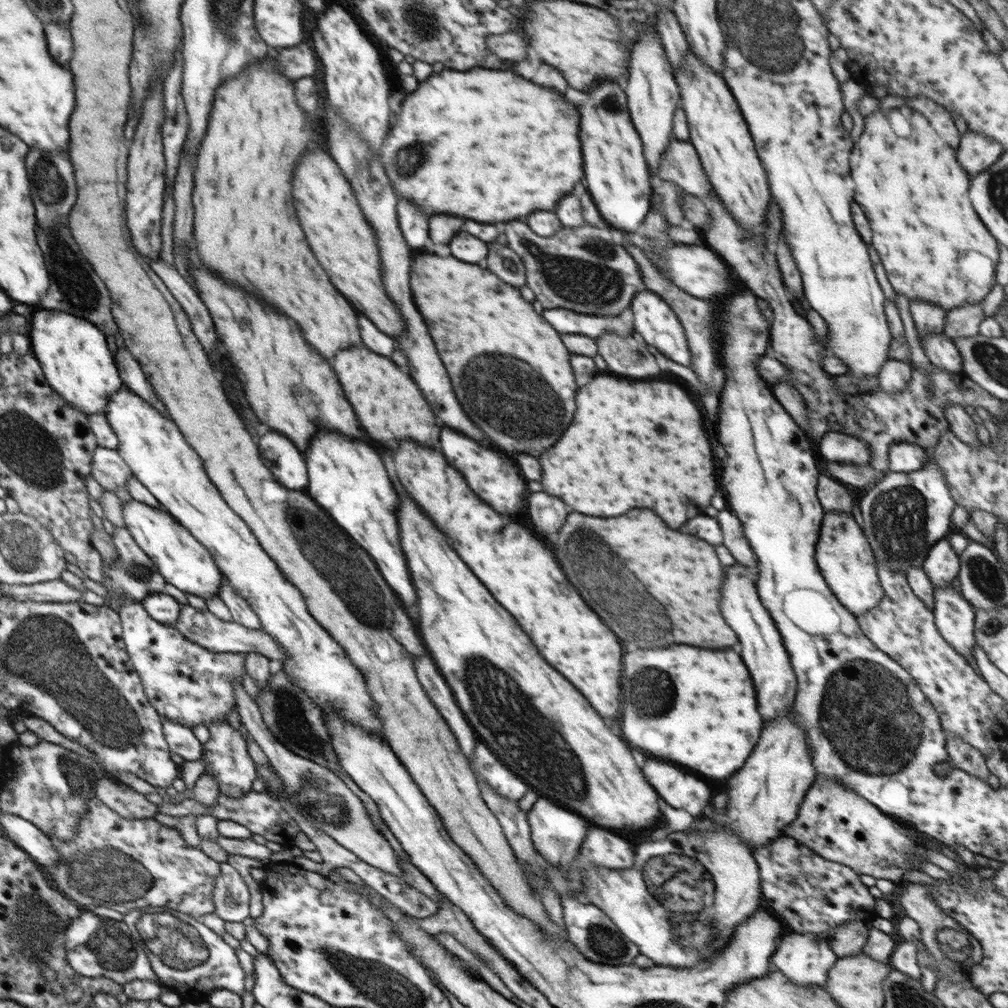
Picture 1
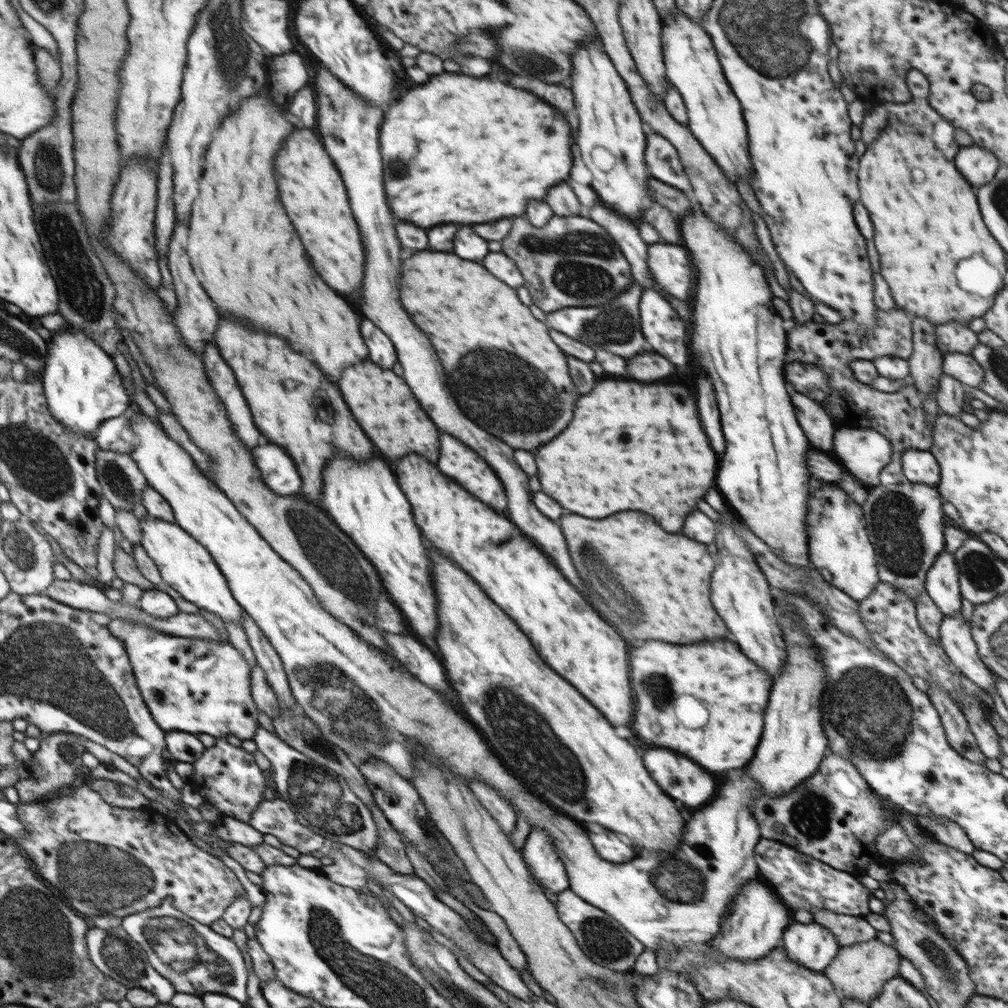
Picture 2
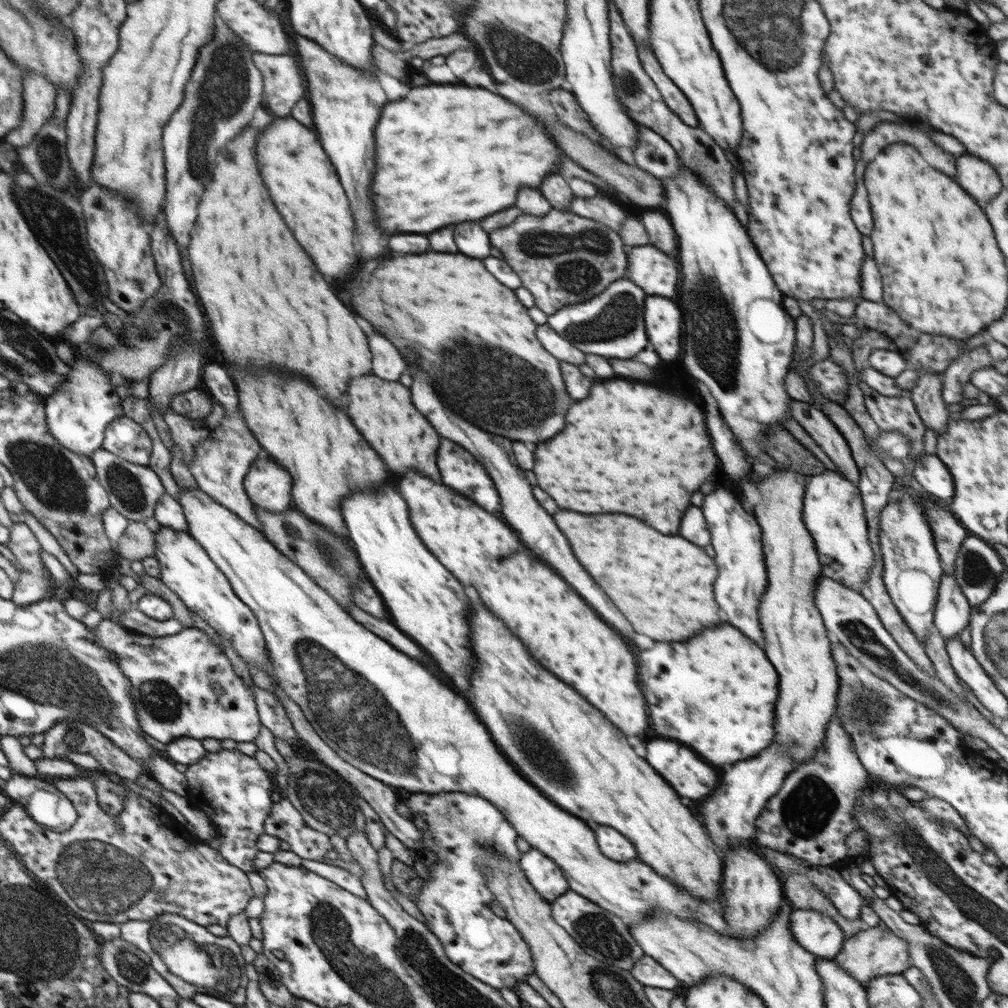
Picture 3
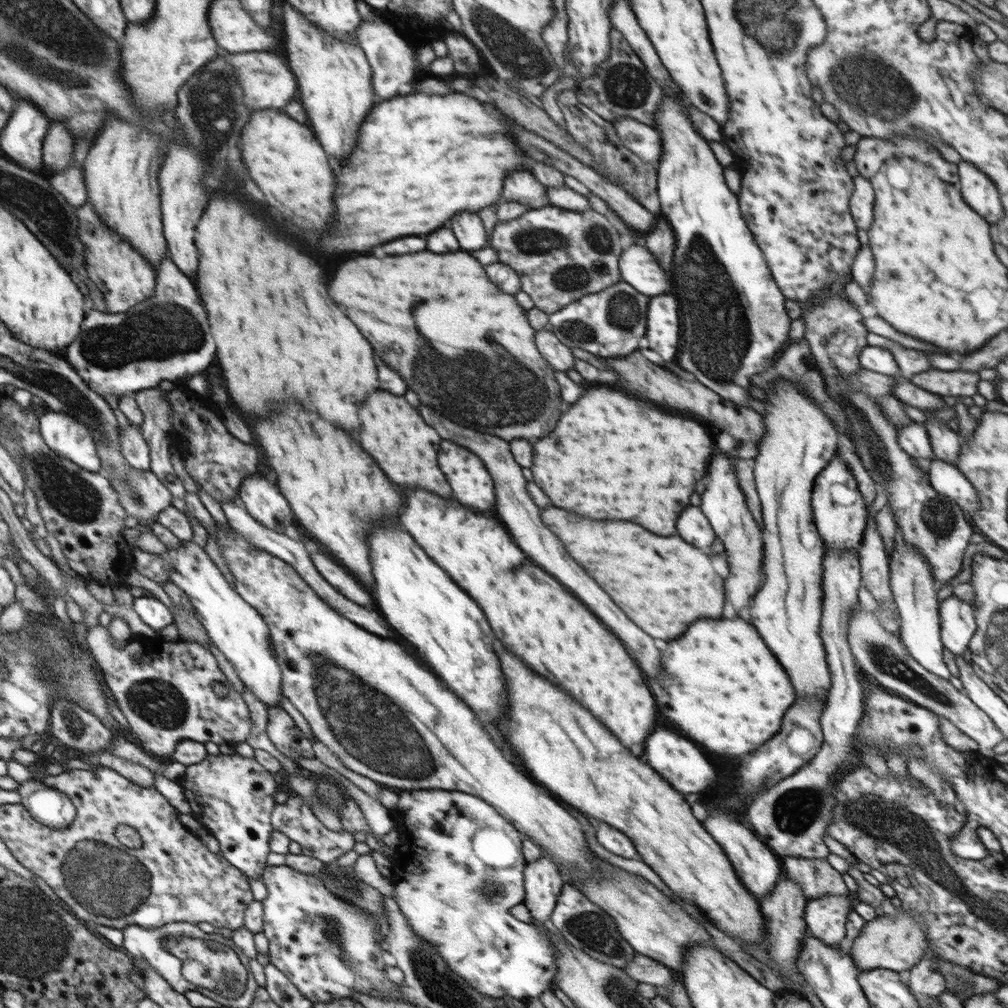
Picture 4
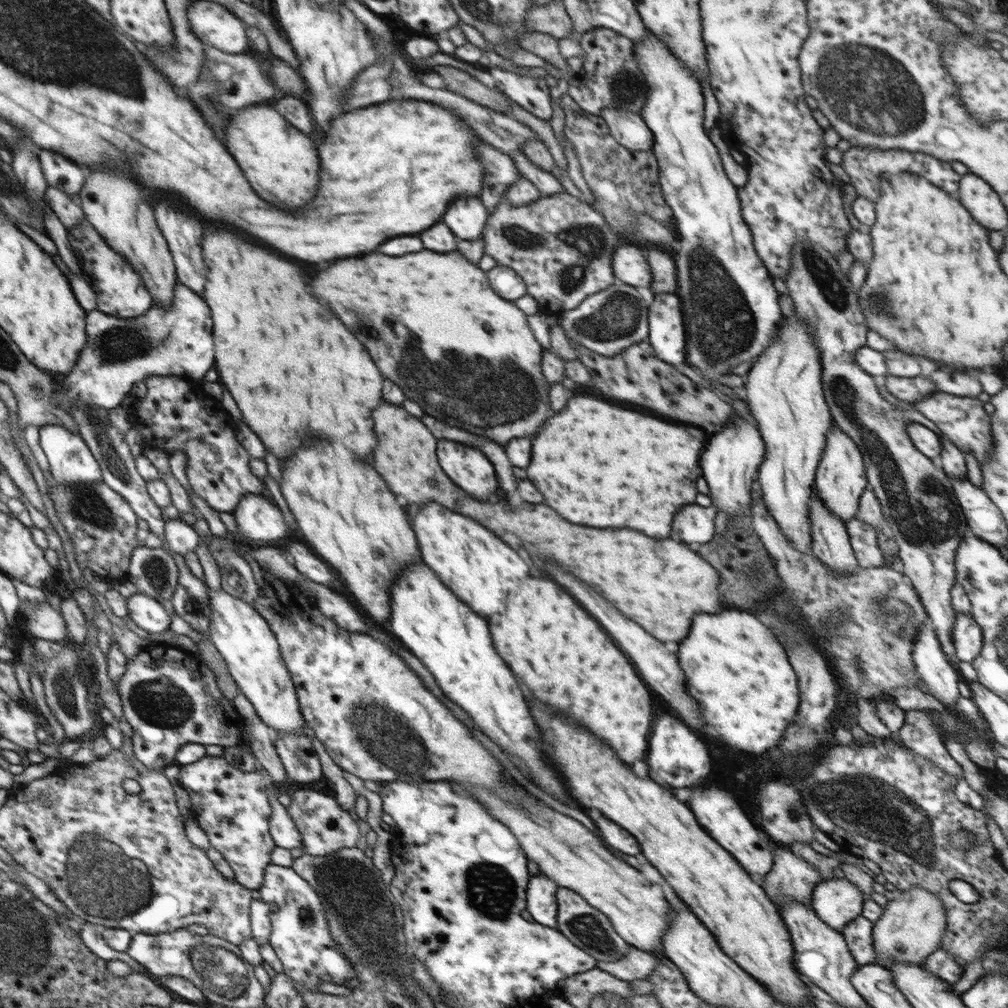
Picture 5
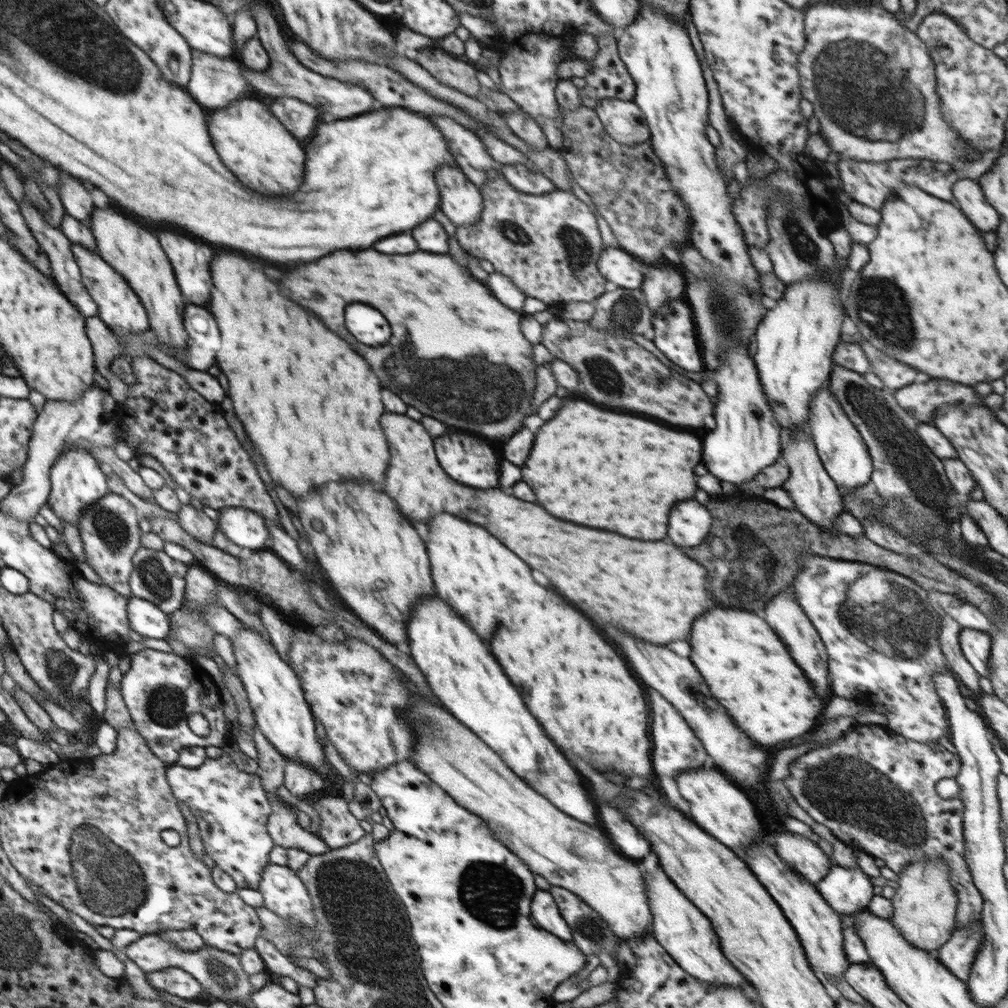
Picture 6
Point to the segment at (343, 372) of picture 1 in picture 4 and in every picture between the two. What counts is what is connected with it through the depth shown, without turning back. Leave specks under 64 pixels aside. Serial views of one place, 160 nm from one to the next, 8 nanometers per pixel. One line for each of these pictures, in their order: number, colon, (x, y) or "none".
2: (383, 405)
3: (383, 412)
4: (404, 447)

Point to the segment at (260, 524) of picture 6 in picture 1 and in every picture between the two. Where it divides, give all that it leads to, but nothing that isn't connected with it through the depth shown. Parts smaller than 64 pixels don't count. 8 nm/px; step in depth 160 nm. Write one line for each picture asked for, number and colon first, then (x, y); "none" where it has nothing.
1: (287, 463)
2: (278, 470)
3: (267, 484)
4: (263, 500)
5: (259, 520)

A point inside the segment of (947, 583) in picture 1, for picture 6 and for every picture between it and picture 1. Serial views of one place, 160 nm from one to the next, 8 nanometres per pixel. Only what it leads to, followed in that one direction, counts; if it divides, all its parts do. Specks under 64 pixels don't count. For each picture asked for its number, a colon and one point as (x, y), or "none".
2: (942, 581)
3: (952, 614)
4: (958, 625)
5: (967, 635)
6: (976, 645)

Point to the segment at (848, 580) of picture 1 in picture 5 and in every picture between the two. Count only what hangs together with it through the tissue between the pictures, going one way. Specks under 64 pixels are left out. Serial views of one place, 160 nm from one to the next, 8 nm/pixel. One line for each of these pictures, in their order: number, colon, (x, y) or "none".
2: (840, 549)
3: (832, 510)
4: (840, 514)
5: (840, 480)

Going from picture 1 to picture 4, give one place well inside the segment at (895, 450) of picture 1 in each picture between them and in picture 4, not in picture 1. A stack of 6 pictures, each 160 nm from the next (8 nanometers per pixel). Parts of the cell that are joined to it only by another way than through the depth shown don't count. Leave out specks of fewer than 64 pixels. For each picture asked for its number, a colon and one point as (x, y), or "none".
2: (919, 466)
3: (931, 473)
4: (945, 478)

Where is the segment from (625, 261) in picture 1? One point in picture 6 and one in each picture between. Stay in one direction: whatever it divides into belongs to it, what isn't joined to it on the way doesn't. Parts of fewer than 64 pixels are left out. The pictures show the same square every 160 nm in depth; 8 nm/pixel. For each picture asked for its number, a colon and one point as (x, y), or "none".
2: (573, 261)
3: (563, 258)
4: (561, 255)
5: (562, 248)
6: (548, 245)

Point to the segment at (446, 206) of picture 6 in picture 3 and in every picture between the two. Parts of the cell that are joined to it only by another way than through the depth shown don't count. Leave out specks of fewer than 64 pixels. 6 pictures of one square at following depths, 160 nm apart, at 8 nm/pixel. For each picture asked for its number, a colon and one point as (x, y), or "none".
3: (471, 239)
4: (468, 228)
5: (466, 217)

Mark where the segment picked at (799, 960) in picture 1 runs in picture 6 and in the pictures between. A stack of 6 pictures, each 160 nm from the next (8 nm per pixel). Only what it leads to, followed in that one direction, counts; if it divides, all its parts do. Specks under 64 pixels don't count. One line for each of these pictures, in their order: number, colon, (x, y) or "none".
2: (811, 945)
3: (818, 933)
4: (826, 915)
5: (837, 901)
6: (848, 891)

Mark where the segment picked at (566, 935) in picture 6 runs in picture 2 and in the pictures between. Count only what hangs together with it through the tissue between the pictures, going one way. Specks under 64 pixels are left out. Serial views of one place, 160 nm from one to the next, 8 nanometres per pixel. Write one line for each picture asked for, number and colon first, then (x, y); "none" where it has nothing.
2: (542, 859)
3: (543, 874)
4: (543, 881)
5: (541, 902)

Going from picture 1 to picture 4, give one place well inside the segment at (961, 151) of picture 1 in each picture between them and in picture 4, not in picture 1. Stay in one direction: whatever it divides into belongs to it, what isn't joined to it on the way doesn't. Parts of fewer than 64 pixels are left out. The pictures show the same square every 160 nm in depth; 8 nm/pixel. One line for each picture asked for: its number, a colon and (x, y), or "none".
2: (979, 166)
3: (980, 180)
4: (979, 191)

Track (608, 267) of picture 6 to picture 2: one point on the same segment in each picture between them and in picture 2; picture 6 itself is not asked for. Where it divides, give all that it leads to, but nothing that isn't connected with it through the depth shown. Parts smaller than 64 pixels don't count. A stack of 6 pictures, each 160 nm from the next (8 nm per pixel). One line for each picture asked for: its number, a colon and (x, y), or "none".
2: (671, 267)
3: (656, 273)
4: (638, 267)
5: (629, 262)

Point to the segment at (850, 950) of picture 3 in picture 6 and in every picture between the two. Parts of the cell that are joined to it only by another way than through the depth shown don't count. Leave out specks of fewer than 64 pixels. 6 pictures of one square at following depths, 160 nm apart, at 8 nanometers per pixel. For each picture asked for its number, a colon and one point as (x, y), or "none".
4: (896, 943)
5: (910, 929)
6: (925, 904)

